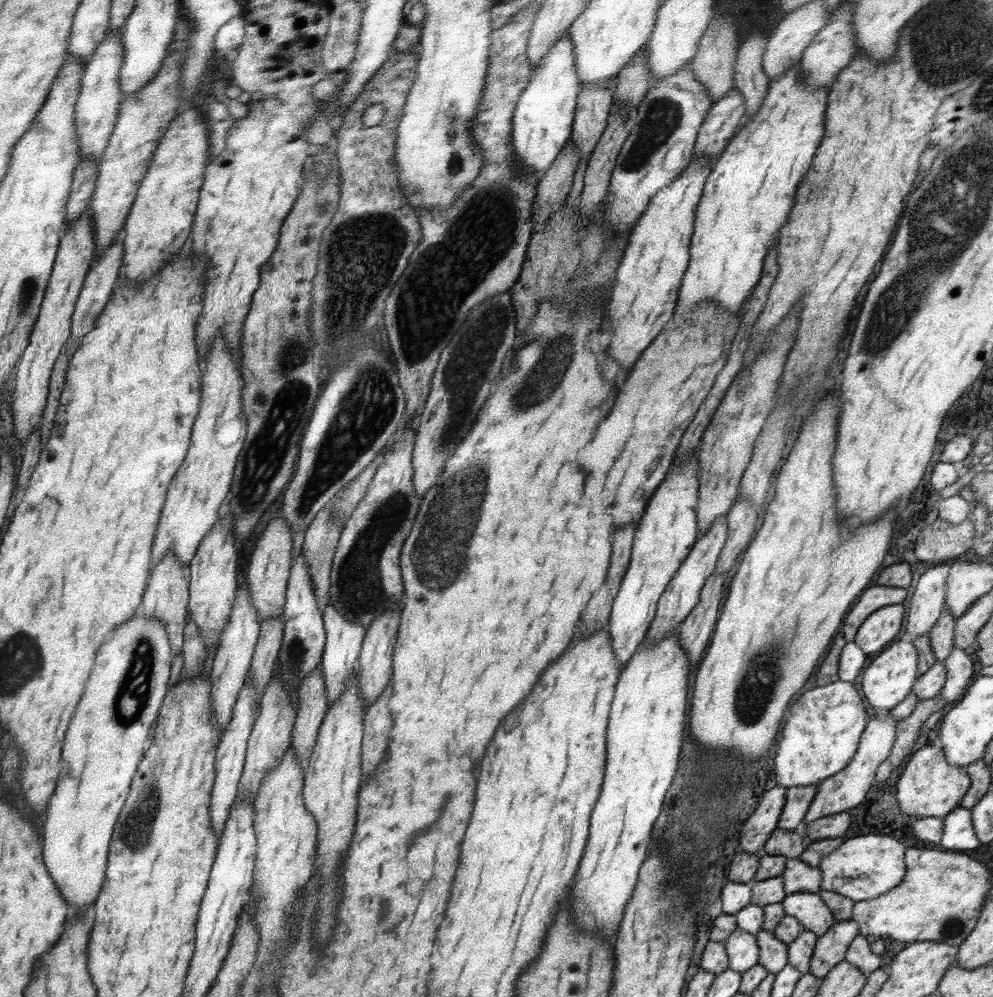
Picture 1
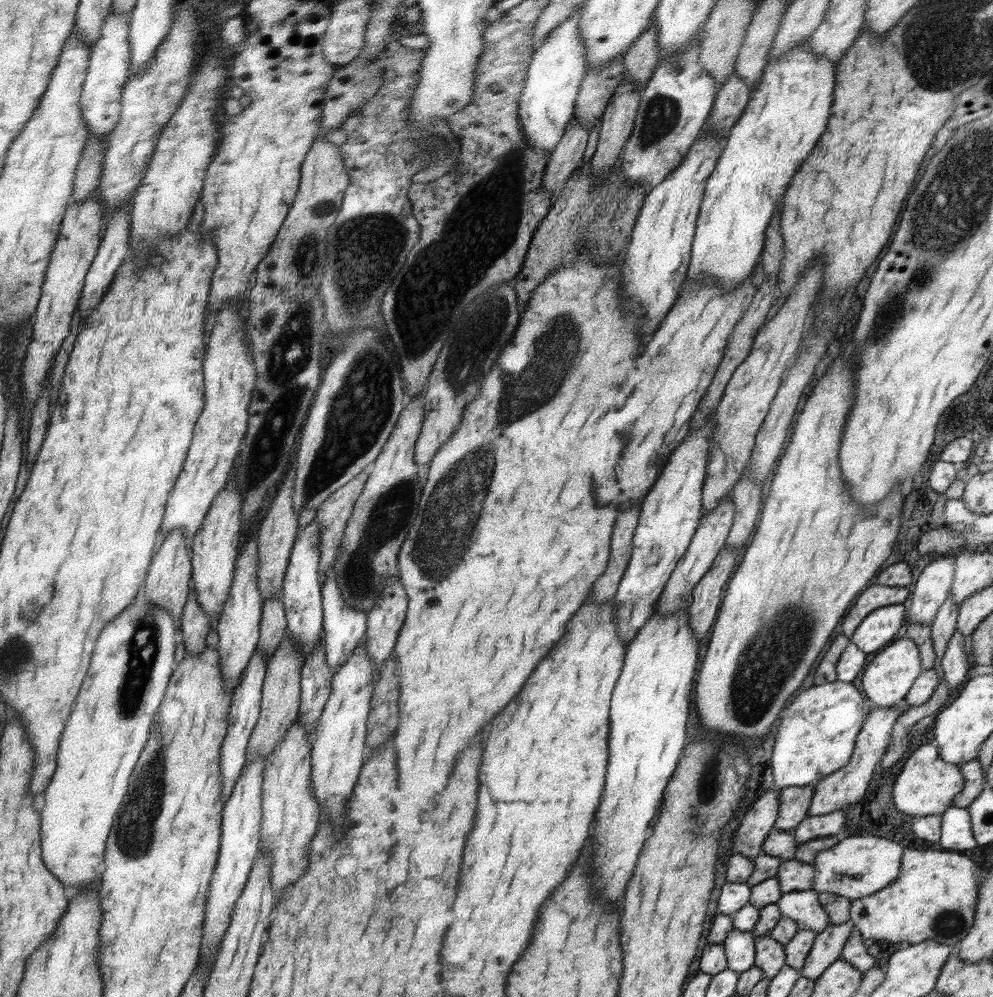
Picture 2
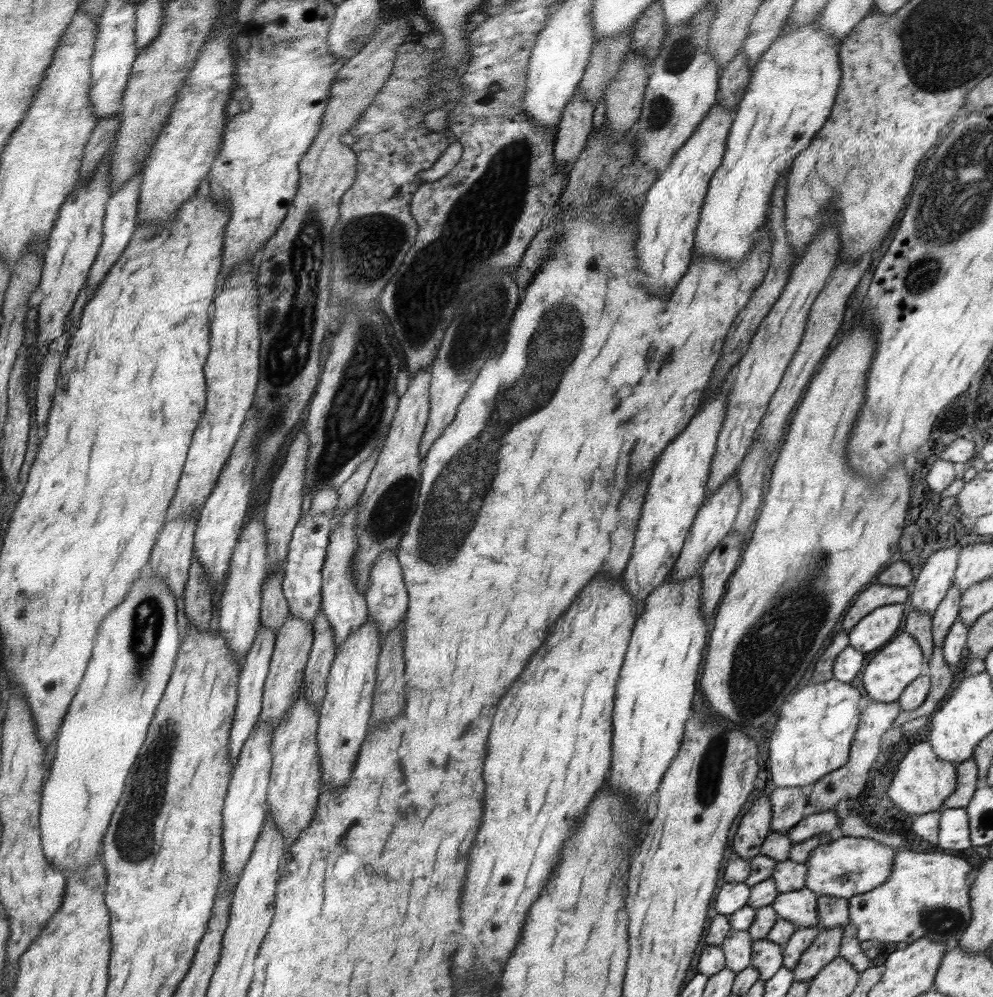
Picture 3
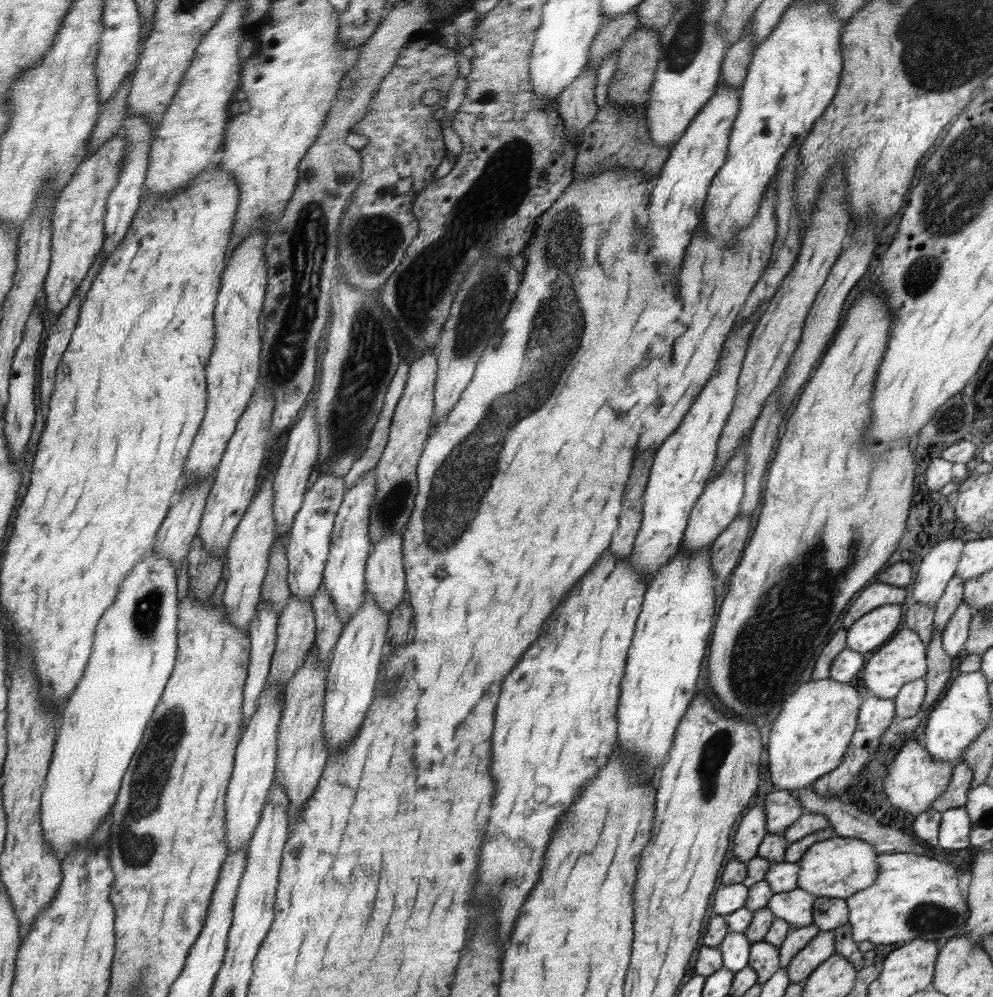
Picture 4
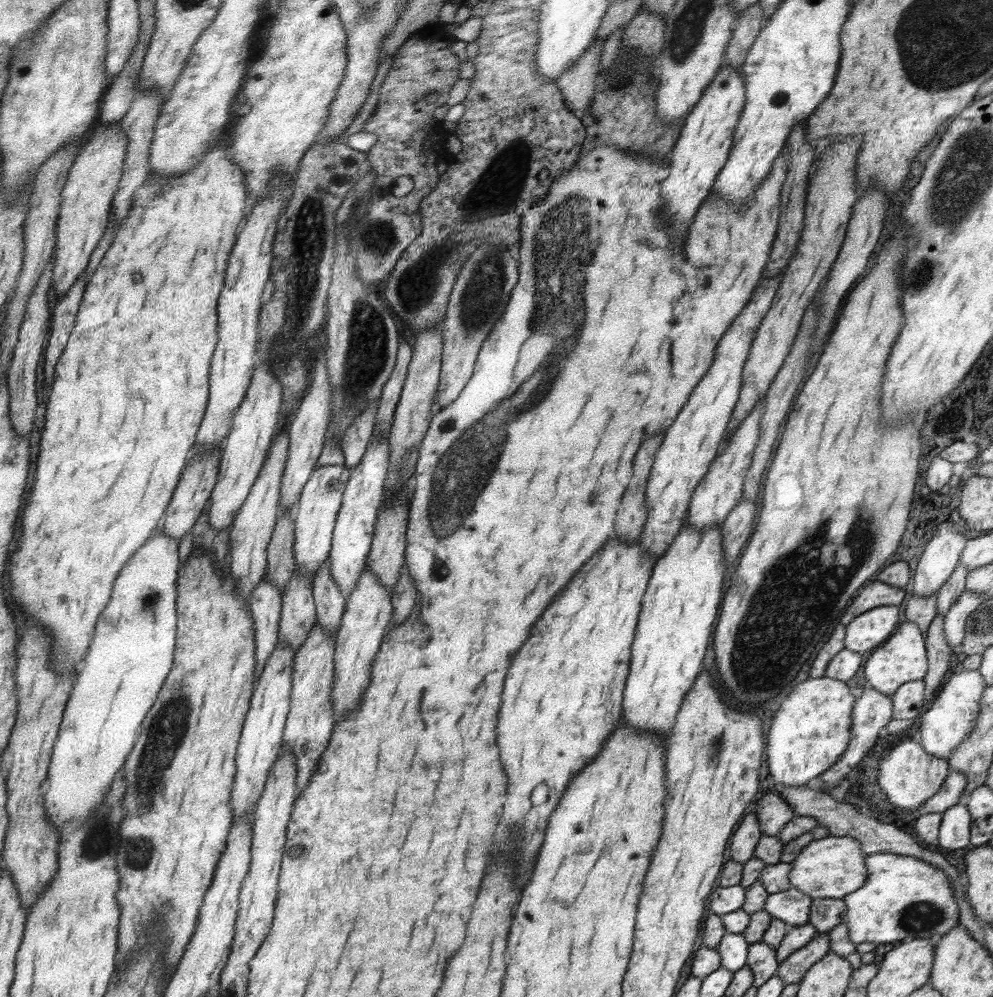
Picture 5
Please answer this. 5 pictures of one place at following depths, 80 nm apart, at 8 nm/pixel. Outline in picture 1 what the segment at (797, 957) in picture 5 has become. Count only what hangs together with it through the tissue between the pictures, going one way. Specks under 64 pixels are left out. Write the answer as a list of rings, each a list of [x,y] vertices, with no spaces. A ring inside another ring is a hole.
[[[852,920],[837,921],[822,936],[817,938],[810,960],[810,974],[824,978],[832,968],[846,960],[848,945],[859,934],[857,922]]]

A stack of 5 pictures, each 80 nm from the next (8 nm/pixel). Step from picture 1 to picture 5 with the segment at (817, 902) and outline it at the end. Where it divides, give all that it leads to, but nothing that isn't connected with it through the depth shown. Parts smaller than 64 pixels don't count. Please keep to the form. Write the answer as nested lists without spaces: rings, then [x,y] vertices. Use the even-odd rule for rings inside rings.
[[[791,886],[784,892],[769,894],[763,909],[772,918],[797,927],[809,922],[811,904],[812,898]]]

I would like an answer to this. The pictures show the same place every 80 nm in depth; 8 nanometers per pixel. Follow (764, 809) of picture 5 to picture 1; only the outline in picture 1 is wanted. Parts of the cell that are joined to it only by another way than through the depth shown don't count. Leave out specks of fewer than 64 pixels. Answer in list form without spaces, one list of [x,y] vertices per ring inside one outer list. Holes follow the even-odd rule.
[[[817,785],[787,789],[778,828],[786,831],[799,831],[816,791]]]

